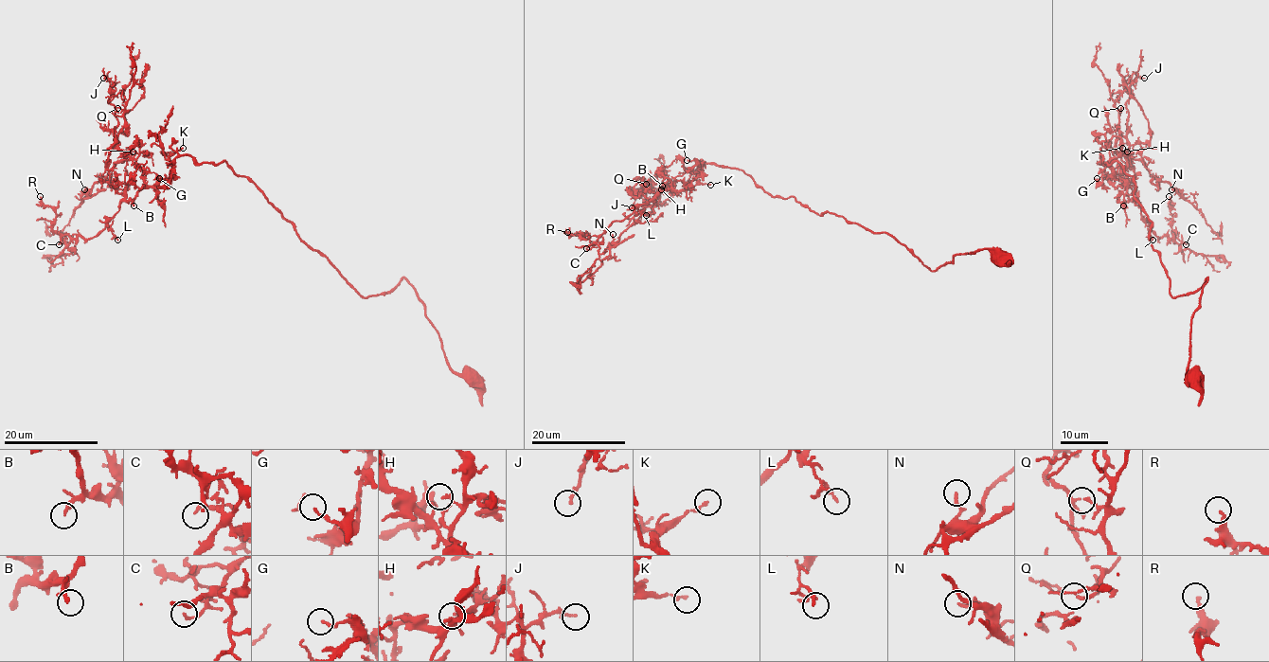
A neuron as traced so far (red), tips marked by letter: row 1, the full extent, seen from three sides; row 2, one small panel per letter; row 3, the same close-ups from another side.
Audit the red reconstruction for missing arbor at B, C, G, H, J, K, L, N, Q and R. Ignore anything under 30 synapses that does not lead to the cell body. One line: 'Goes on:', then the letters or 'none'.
Goes on: B

